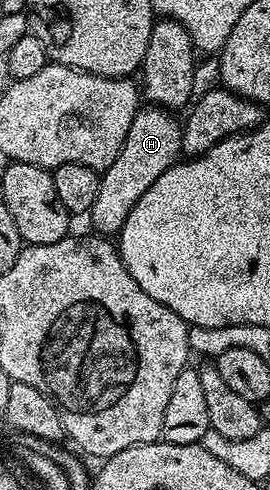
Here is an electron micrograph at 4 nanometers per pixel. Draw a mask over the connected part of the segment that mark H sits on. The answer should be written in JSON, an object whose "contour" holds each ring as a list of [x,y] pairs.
{"contour":[[[161,107],[148,108],[142,108],[134,115],[117,158],[100,174],[101,186],[91,210],[93,225],[101,232],[98,234],[109,235],[105,233],[116,234],[120,231],[137,200],[157,182],[159,175],[173,166],[181,153],[183,129],[179,121],[173,118],[176,116]]]}

